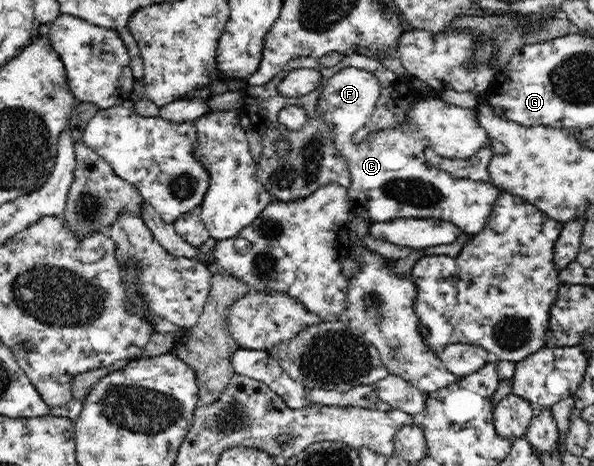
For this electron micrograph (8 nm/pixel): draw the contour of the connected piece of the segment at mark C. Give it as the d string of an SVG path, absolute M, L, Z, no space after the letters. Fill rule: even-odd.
M427 95L418 102L413 102L408 111L410 121L407 124L398 129L375 131L369 134L363 143L349 144L339 151L346 159L351 174L351 184L347 188L350 212L357 213L369 225L397 218L437 219L457 225L468 235L476 235L486 227L501 190L490 182L456 178L439 170L427 162L425 150L431 147L439 156L451 157L458 153L465 160L471 158L473 154L478 154L483 147L489 146L490 136L483 125L479 124L477 111L448 104L433 95Z

